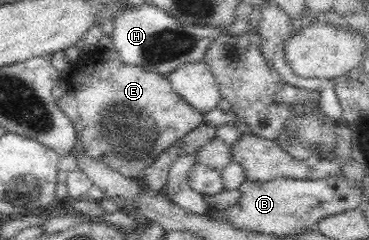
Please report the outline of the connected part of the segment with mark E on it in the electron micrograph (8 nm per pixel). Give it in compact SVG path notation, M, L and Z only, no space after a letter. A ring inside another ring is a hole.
M115 50L82 53L72 64L69 76L64 81L66 91L62 97L55 99L55 107L72 122L78 143L92 158L127 178L140 179L143 171L165 149L203 122L203 114L183 102L165 75L126 65Z

